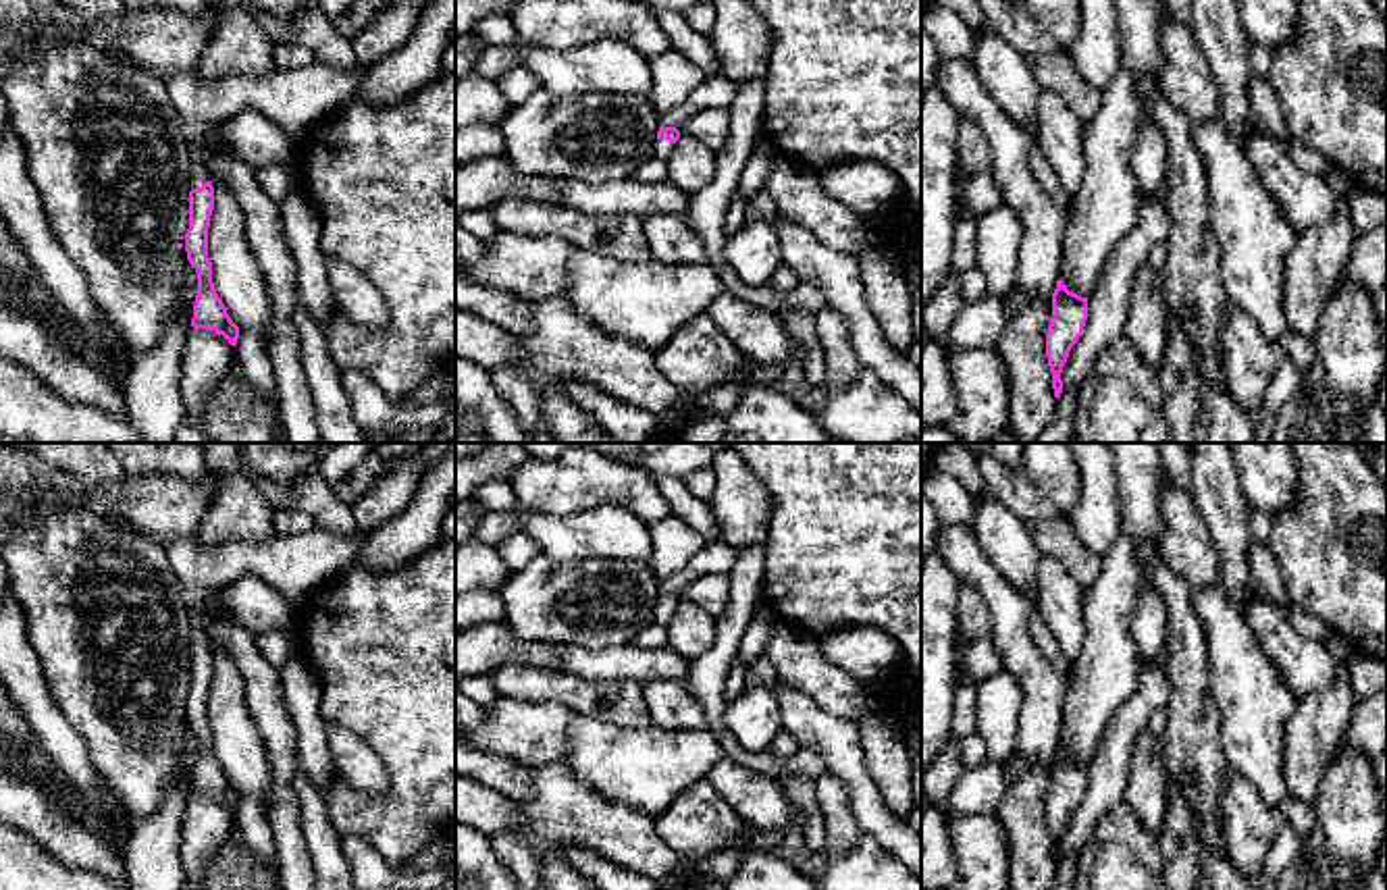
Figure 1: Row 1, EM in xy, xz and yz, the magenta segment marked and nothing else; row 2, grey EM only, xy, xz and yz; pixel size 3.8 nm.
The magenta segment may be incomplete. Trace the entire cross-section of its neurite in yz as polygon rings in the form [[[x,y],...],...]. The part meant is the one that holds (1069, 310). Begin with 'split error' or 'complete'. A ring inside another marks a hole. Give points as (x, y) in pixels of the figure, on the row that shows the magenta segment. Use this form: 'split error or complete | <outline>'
complete | [[[1058,279],[1052,293],[1052,318],[1046,331],[1046,358],[1052,372],[1052,389],[1056,399],[1063,393],[1063,366],[1069,358],[1071,347],[1083,335],[1085,320],[1088,297],[1069,291],[1063,279]]]

